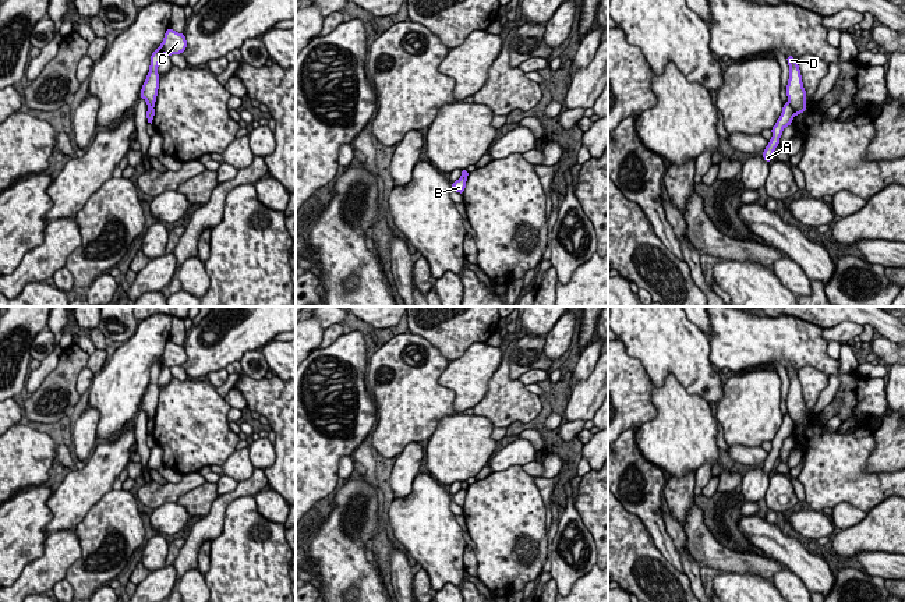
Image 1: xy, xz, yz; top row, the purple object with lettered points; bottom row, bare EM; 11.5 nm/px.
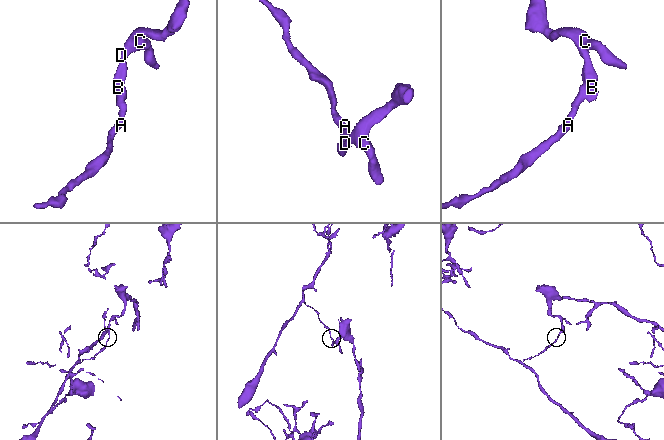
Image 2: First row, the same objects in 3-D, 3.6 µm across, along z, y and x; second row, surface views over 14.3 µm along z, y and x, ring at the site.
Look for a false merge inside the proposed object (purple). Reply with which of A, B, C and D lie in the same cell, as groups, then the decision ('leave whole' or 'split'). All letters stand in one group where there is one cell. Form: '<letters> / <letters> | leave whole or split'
A / B C D | split

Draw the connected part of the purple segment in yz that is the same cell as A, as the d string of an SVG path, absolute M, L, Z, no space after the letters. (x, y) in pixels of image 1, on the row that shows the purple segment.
M784 103L782 113L781 113L779 118L777 120L775 125L771 128L773 137L768 141L768 145L766 146L766 149L763 152L763 159L766 162L768 162L768 163L771 162L774 150L779 144L782 131L785 127L789 127L792 124L792 120L793 120L793 110L789 103Z

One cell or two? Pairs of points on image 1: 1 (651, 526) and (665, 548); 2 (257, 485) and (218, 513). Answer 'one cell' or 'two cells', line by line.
1: one cell
2: one cell

